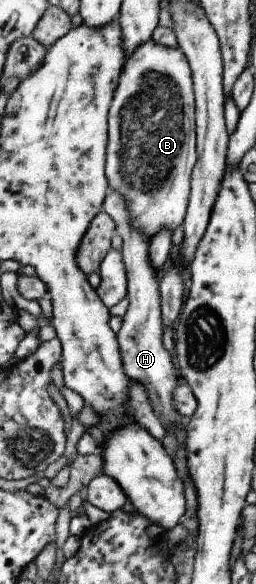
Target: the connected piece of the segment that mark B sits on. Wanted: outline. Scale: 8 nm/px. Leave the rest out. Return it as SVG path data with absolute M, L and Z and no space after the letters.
M154 40L141 44L130 55L125 62L125 68L121 72L121 79L117 91L114 93L113 103L109 110L109 146L107 151L106 174L109 180L109 186L112 191L119 192L127 201L127 209L131 218L131 223L135 229L138 229L148 239L152 240L160 232L165 229L170 231L176 230L178 226L183 226L187 211L189 210L189 198L193 190L192 178L193 170L197 166L199 154L197 151L197 102L195 97L195 88L193 83L193 69L185 55L185 52L180 48L167 47Z

